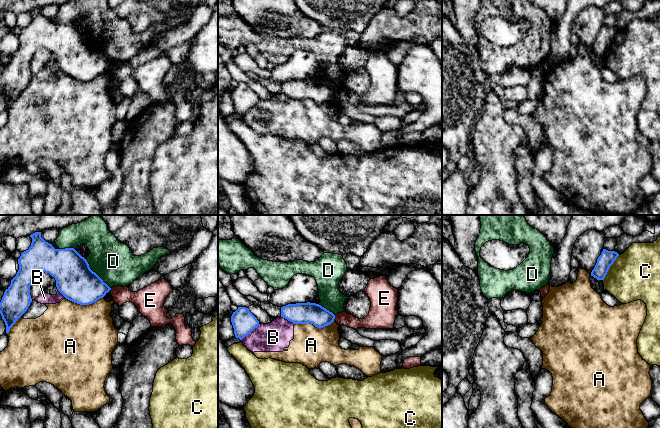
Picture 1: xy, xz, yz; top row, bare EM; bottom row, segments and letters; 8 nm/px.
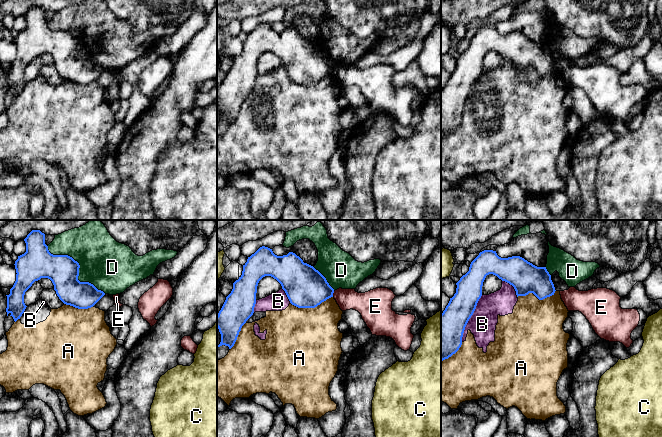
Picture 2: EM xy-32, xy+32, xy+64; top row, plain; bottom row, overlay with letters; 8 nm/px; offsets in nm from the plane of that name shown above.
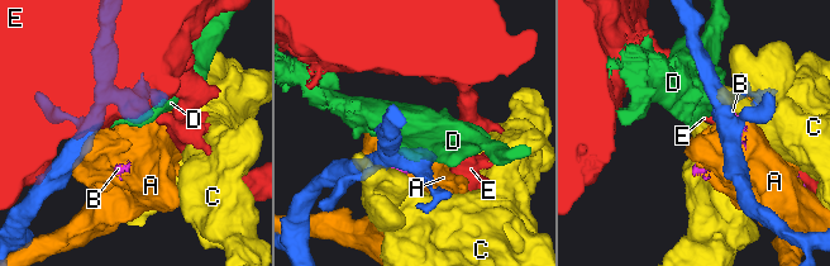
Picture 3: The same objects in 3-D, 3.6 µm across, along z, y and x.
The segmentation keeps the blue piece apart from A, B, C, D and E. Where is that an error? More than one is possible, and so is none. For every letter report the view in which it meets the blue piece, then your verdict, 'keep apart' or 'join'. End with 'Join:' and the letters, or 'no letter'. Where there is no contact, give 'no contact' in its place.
A: contact in xz; keep apart
B: contact in xz; keep apart
C: contact in yz; keep apart
D: contact in xy; keep apart
E: contact in xz; keep apart
Join: no letter

